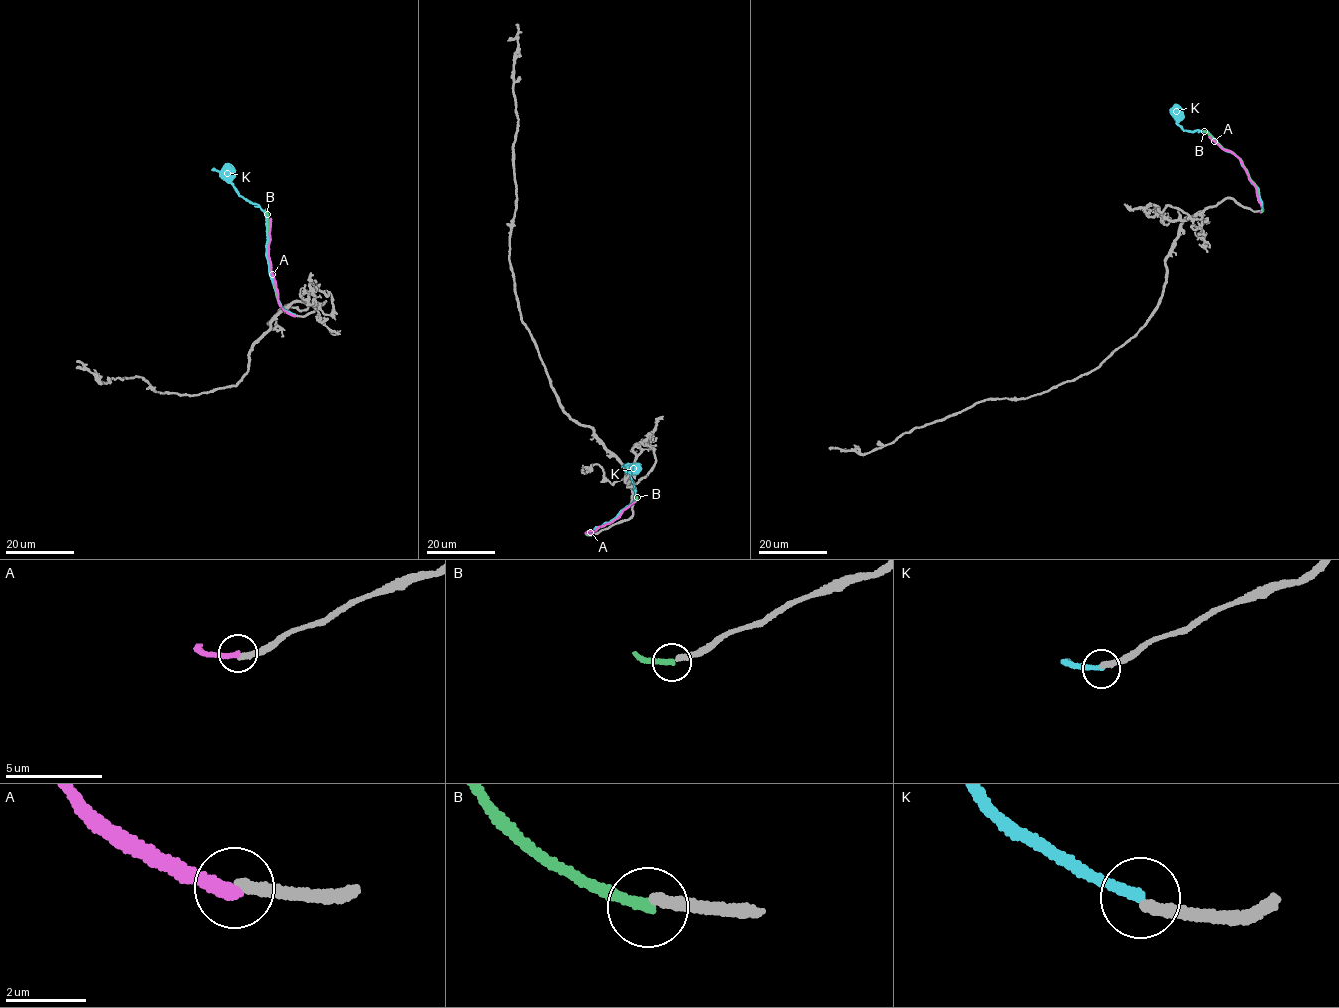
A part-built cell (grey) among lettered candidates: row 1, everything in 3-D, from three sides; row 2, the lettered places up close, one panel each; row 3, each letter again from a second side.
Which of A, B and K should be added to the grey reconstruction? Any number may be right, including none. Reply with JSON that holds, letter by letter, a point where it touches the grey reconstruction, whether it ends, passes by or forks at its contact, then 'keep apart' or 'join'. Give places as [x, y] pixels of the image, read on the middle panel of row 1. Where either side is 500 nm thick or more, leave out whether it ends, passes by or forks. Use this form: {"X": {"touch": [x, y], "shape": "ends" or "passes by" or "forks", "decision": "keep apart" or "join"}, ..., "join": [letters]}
{"A": {"touch": [592, 534], "shape": "ends", "decision": "keep apart"}, "B": {"touch": [592, 535], "shape": "ends", "decision": "keep apart"}, "K": {"touch": [593, 535], "shape": "ends", "decision": "join"}, "join": ["K"]}

